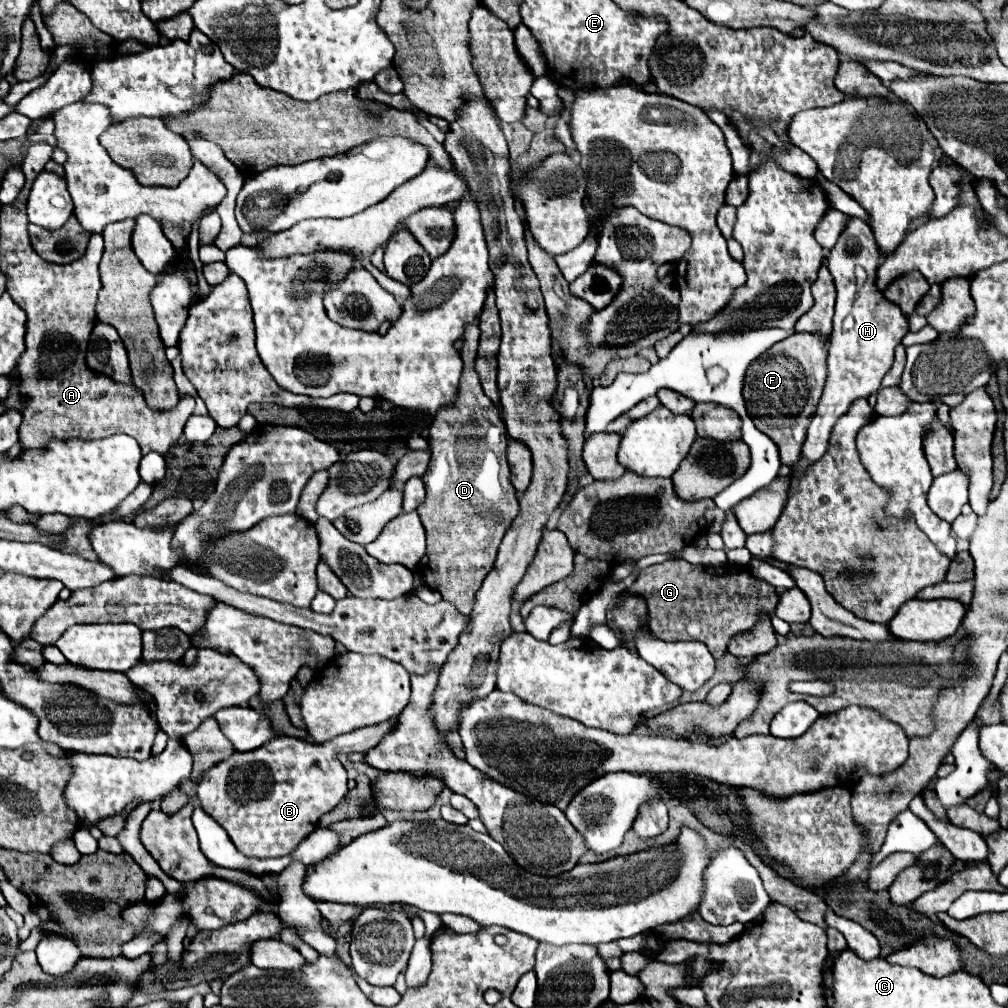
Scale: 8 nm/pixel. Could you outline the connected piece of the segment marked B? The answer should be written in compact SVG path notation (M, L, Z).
M394 720L358 728L326 744L276 736L256 750L234 752L202 776L198 784L202 810L228 832L234 846L246 856L280 858L280 854L292 854L316 829L310 824L318 824L320 816L338 806L348 792L347 773L338 754L367 752L382 740L392 724Z

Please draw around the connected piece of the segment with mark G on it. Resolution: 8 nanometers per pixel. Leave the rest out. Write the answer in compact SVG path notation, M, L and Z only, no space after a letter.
M666 560L640 570L638 578L626 592L634 592L646 600L648 618L644 626L648 626L652 636L658 636L660 640L666 640L666 642L678 642L678 640L704 642L710 654L718 660L724 656L732 636L752 630L752 626L756 626L760 616L770 616L776 608L776 602L778 602L776 590L768 584L764 584L766 590L750 590L752 584L758 584L758 580L744 568L732 568L732 564L712 568L712 566L696 566L686 560Z

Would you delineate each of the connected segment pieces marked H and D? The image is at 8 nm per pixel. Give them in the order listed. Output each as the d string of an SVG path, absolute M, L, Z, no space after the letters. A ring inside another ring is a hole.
M848 218L840 240L828 252L828 268L834 276L834 284L838 290L834 330L828 348L828 378L816 416L812 418L806 432L806 442L800 452L800 464L792 468L794 476L800 476L824 456L830 432L836 420L844 412L848 412L850 404L858 398L868 398L872 392L880 390L884 374L892 368L894 348L908 332L908 318L896 304L888 302L874 284L878 264L880 252L870 226L862 218Z
M472 322L464 334L462 360L464 372L460 378L460 392L452 406L442 408L432 426L430 426L430 450L432 462L428 472L422 476L426 484L426 500L416 510L424 528L426 528L426 556L420 562L420 574L428 588L438 590L444 600L452 602L464 616L472 614L474 596L480 590L486 574L492 570L498 546L504 538L504 532L512 524L518 514L518 496L510 484L510 470L506 462L506 428L500 418L498 406L482 392L480 378L474 370L474 362L478 356L478 322Z

